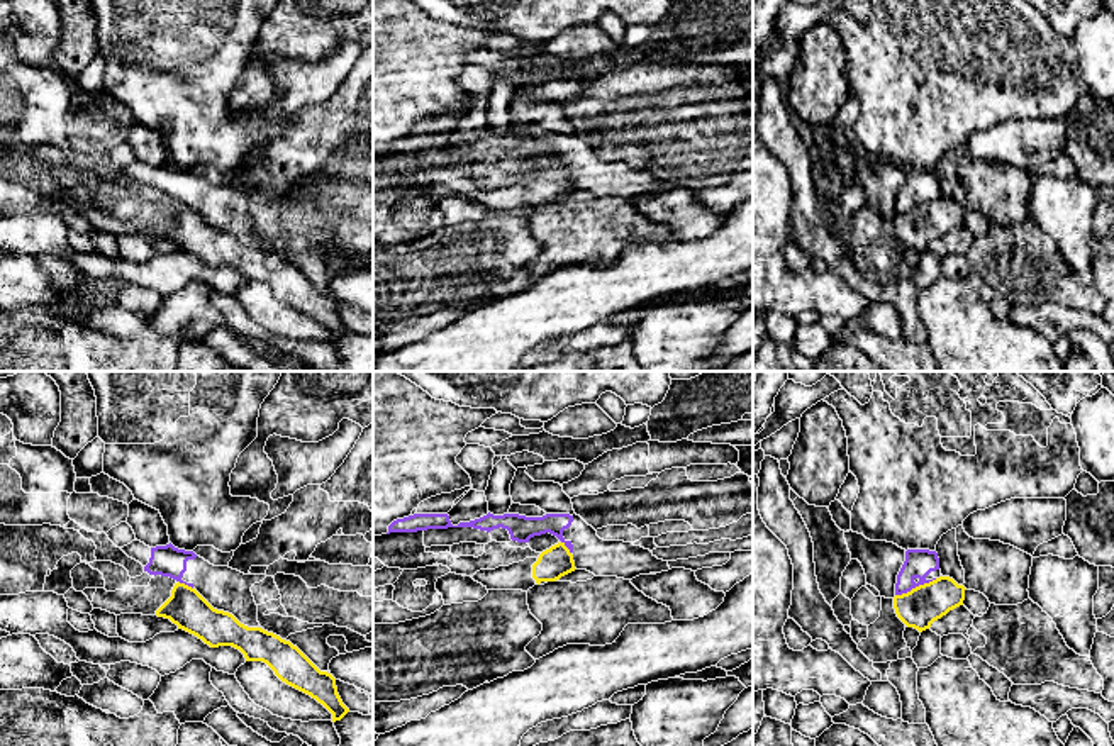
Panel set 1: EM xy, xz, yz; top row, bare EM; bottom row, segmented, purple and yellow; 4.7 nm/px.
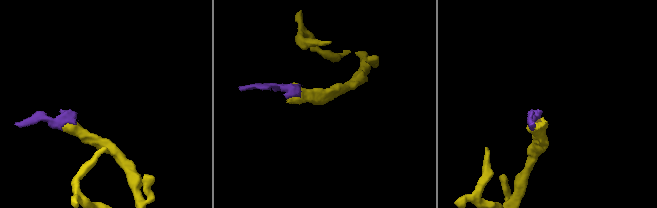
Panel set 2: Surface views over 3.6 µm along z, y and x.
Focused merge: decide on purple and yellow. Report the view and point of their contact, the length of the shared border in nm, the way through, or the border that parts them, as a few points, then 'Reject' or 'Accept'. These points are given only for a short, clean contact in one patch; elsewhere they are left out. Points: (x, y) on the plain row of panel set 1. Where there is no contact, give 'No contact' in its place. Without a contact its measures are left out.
Touches purple at yz (916, 205). Shared border 220 nm. Boundary: yz (936, 199), (896, 216). Reject

